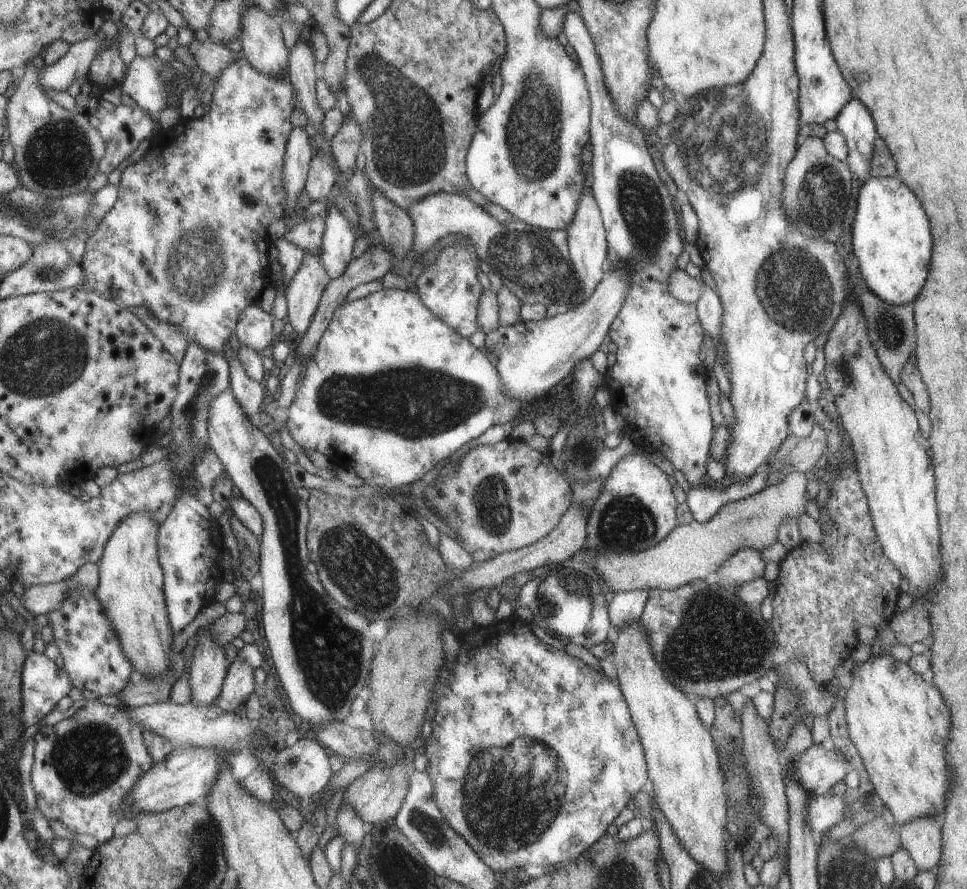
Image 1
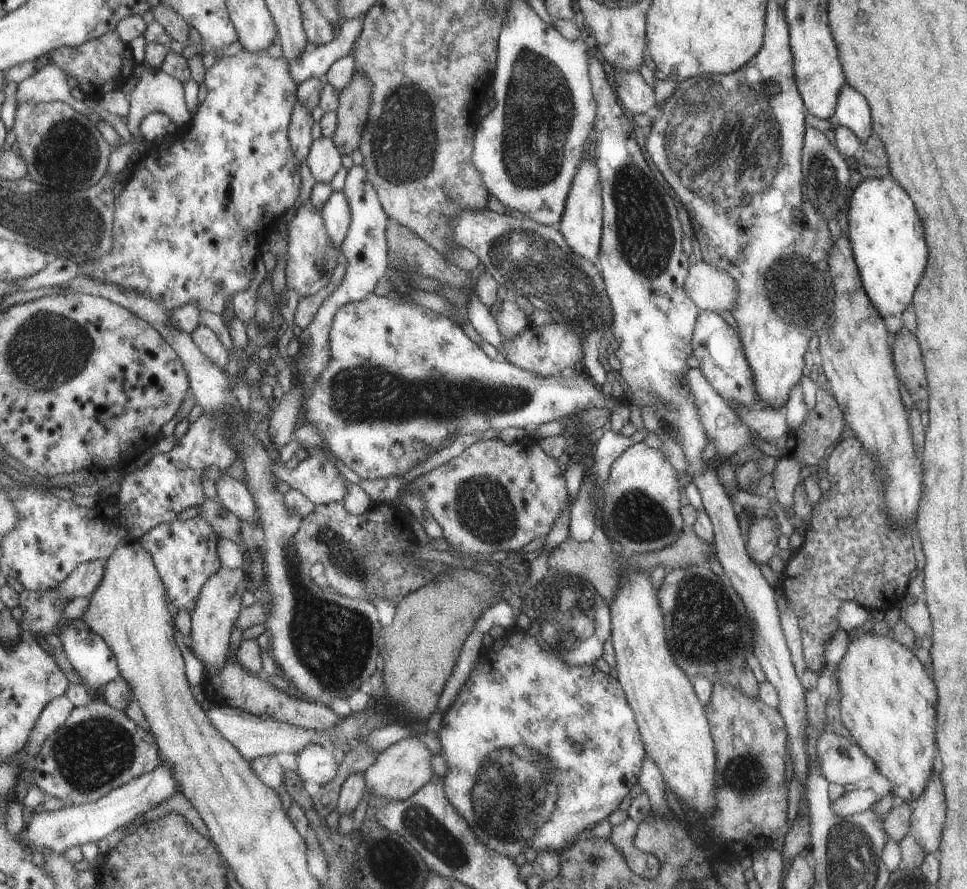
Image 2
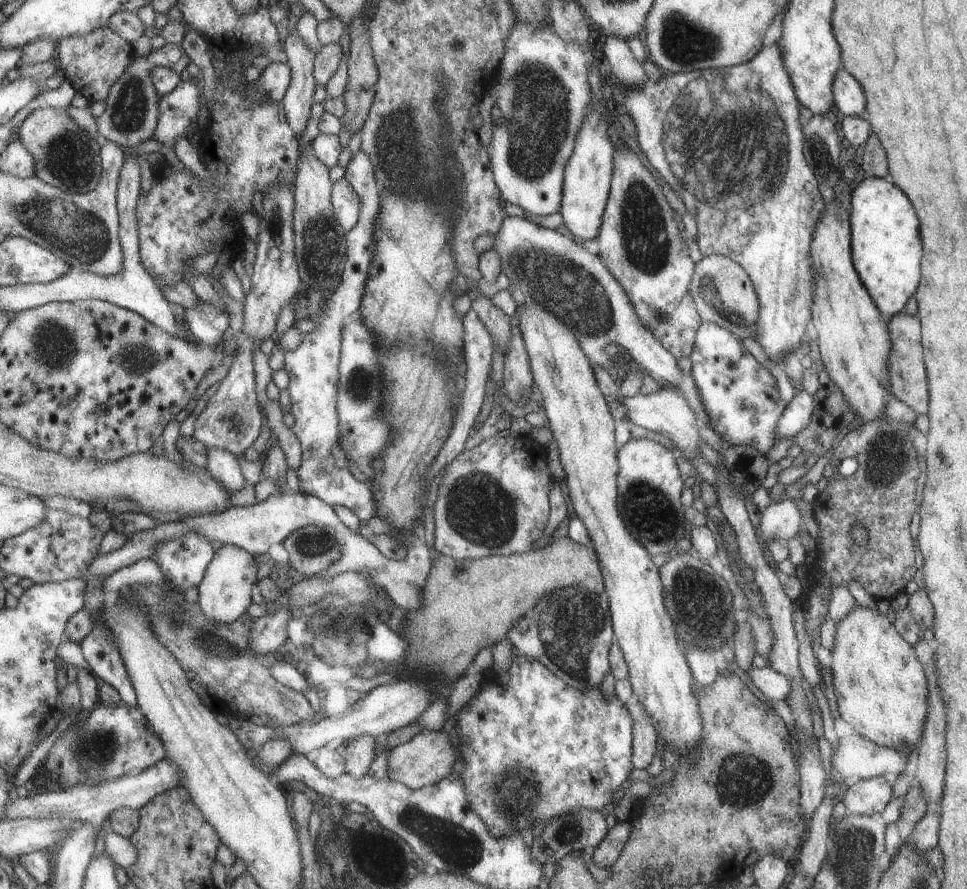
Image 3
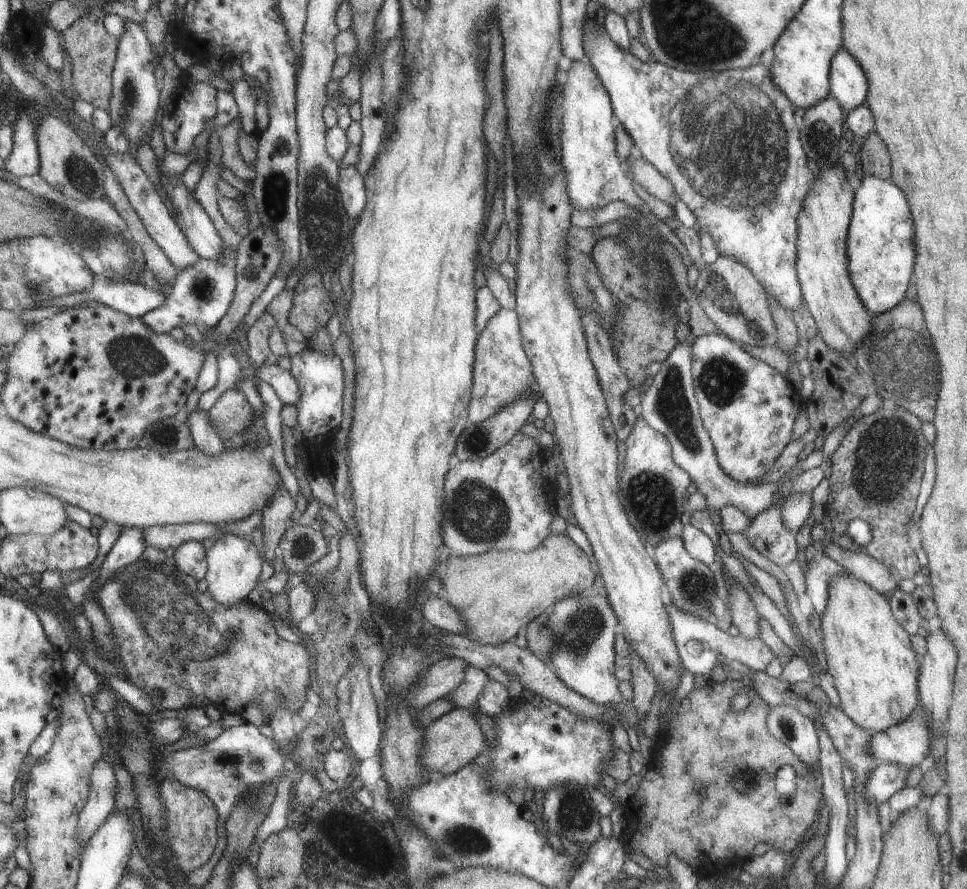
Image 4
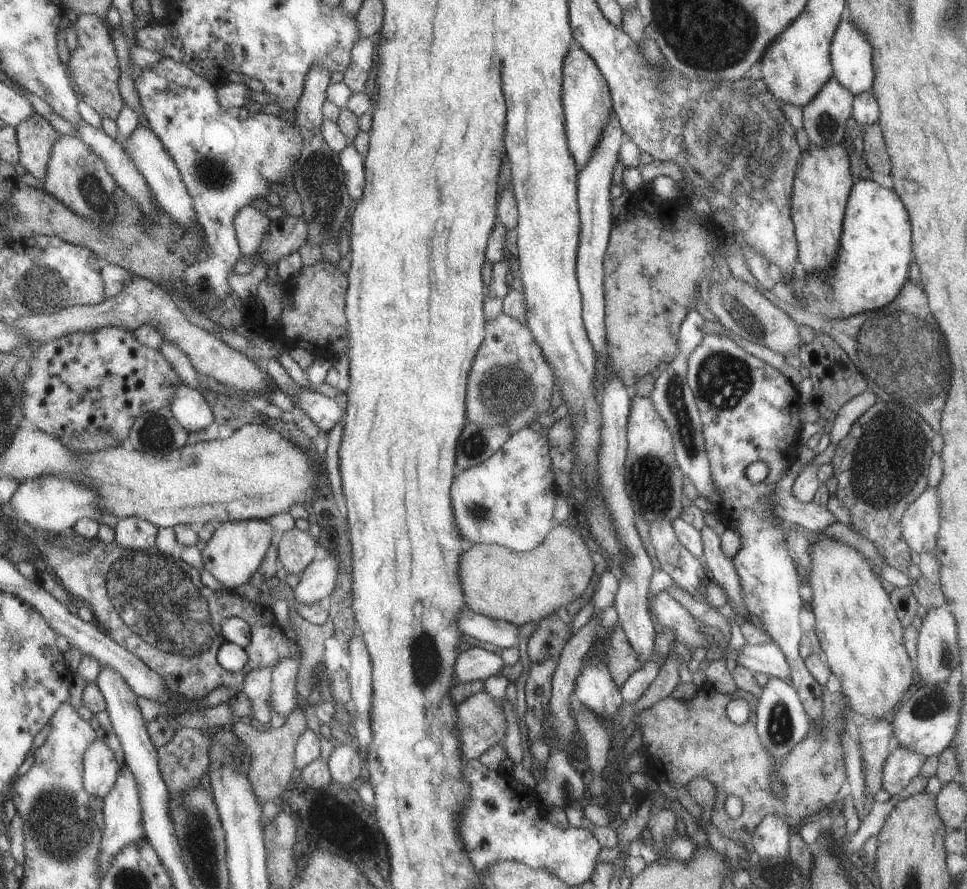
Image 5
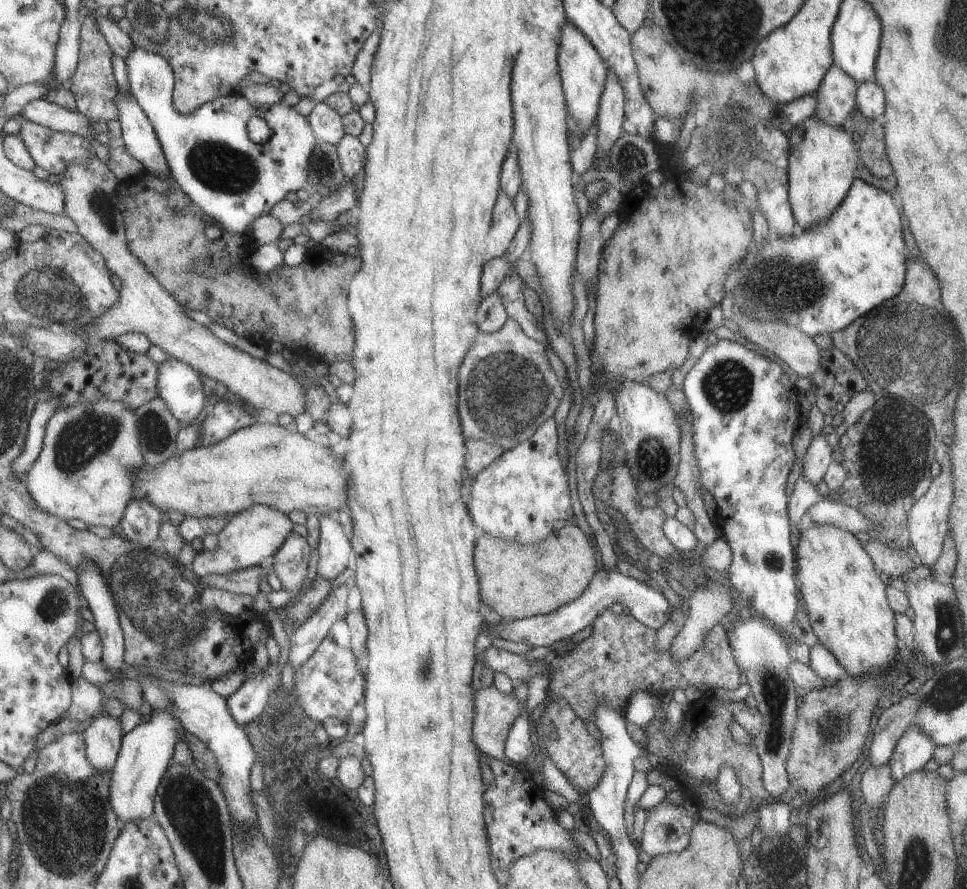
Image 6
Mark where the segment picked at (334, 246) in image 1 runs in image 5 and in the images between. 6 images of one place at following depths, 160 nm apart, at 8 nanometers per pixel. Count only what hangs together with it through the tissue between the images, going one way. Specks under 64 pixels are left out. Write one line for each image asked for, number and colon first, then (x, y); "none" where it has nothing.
2: (335, 212)
3: (345, 204)
4: (350, 184)
5: (351, 162)

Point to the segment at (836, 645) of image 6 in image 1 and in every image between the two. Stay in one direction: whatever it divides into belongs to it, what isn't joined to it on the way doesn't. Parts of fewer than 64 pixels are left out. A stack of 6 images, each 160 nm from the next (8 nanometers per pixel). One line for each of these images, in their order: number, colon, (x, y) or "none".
1: (898, 723)
2: (886, 701)
3: (878, 683)
4: (870, 661)
5: (864, 644)

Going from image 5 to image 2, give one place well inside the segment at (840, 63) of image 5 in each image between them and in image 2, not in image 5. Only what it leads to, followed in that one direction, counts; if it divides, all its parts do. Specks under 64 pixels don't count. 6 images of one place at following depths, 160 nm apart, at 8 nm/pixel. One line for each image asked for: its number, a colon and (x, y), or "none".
2: (851, 110)
3: (849, 99)
4: (848, 84)

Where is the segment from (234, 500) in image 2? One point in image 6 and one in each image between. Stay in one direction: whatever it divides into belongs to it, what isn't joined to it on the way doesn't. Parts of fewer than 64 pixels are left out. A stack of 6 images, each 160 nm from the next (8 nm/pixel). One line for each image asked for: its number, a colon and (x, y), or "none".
3: (221, 465)
4: (206, 437)
5: (190, 409)
6: (178, 384)

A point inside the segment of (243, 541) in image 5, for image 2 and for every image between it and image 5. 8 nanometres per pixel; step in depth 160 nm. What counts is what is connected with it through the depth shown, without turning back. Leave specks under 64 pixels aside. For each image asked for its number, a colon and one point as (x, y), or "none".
2: (218, 605)
3: (223, 595)
4: (232, 563)

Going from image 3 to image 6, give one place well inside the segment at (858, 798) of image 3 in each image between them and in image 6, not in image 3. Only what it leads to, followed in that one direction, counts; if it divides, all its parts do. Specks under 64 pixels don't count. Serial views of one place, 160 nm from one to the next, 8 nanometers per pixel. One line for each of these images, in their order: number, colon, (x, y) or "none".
4: (887, 778)
5: (901, 765)
6: (914, 748)

